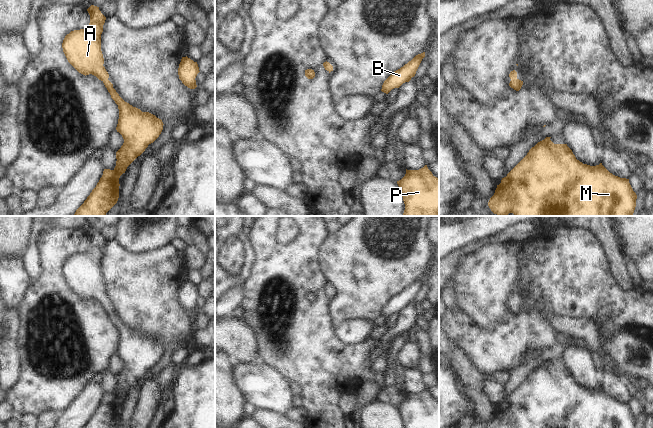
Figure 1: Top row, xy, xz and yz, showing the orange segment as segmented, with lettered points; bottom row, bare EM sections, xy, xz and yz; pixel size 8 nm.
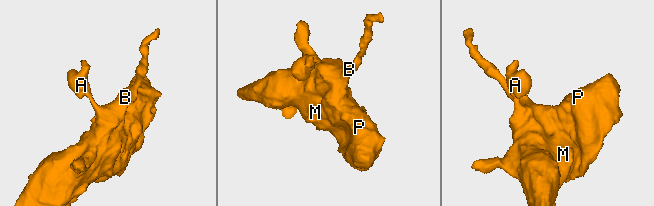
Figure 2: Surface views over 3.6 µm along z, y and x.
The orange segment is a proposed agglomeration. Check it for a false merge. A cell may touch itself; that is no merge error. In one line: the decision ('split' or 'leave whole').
leave whole

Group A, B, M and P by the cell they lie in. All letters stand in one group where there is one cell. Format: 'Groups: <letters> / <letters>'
Groups: A B M P

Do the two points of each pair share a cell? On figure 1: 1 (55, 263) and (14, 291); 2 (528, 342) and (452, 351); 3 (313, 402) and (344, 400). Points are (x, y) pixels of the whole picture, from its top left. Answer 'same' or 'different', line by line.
1: different
2: different
3: different

